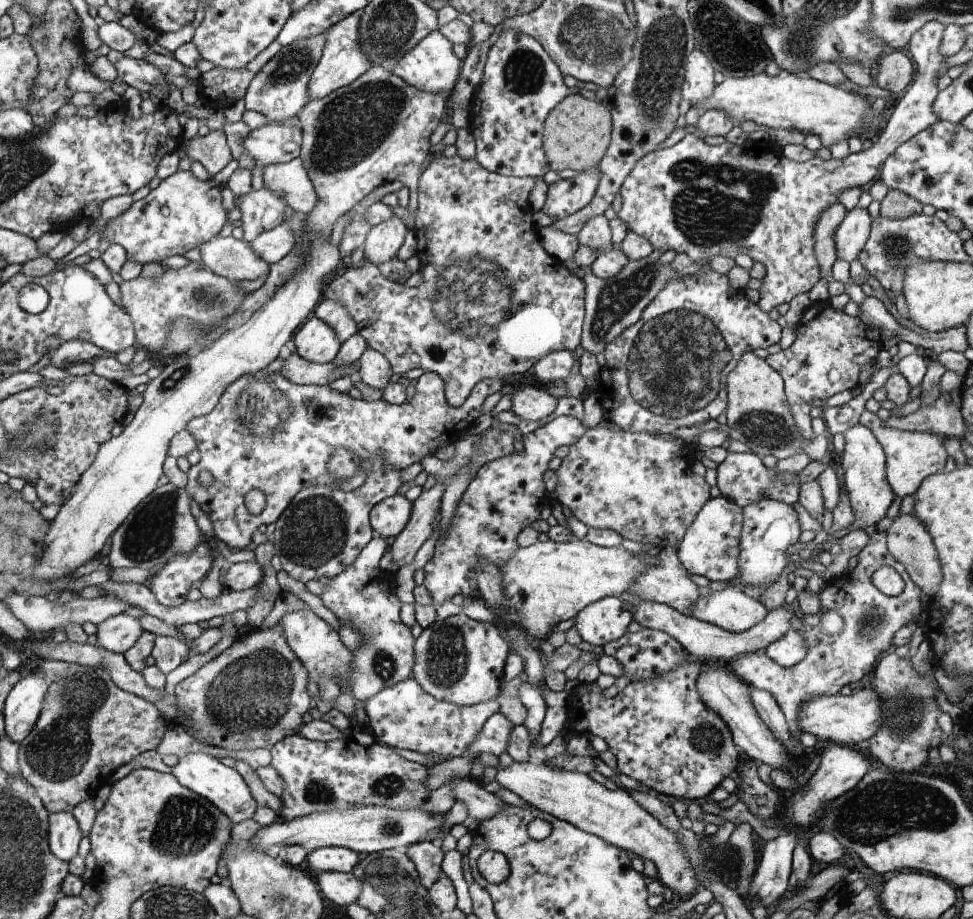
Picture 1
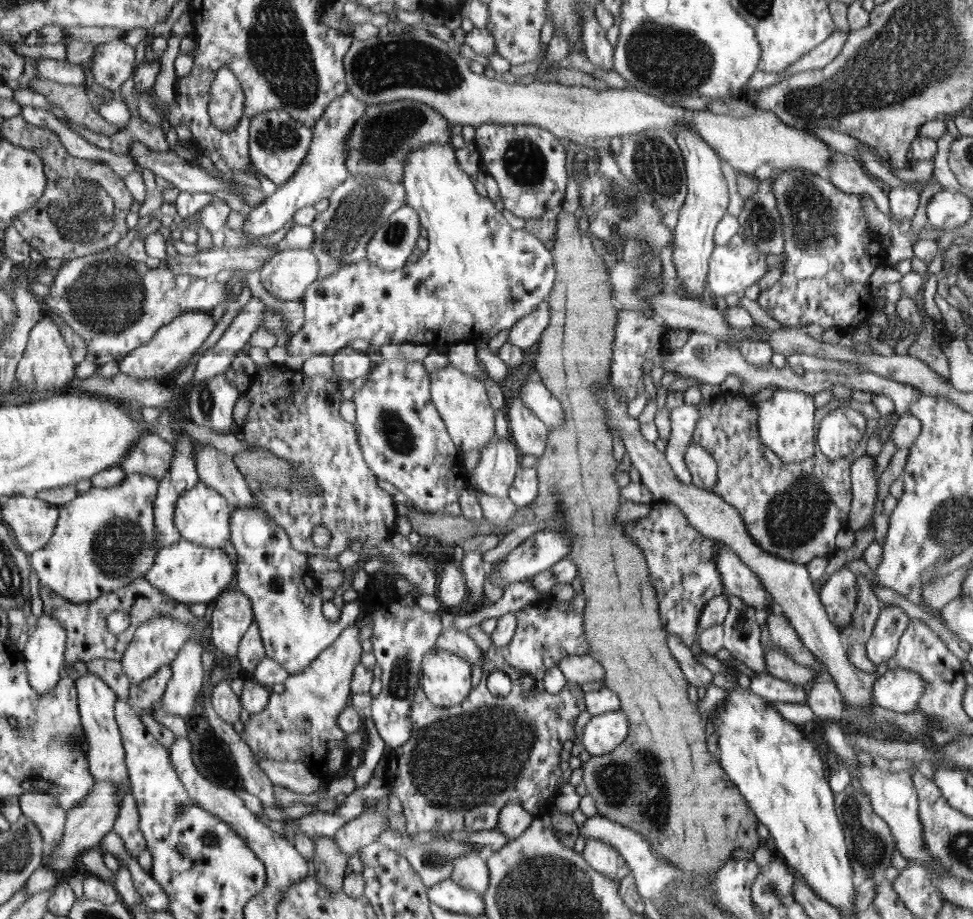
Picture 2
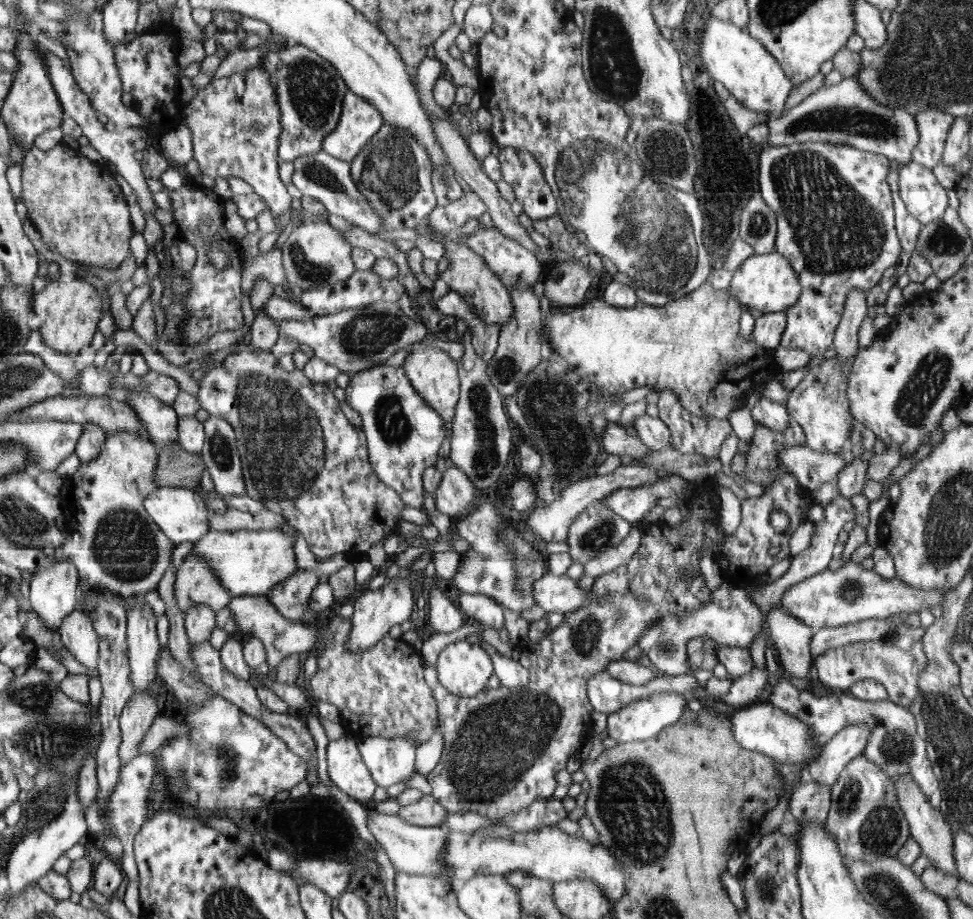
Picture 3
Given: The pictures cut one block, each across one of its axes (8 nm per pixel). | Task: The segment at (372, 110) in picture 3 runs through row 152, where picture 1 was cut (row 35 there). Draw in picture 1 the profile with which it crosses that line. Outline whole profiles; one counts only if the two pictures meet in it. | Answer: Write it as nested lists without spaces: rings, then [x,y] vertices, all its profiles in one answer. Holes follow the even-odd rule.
[[[356,14],[349,15],[337,22],[333,29],[327,32],[327,44],[323,57],[313,70],[312,80],[309,82],[309,100],[316,101],[328,97],[330,93],[338,90],[361,77],[372,65],[366,55],[362,52],[359,34],[361,17]]]

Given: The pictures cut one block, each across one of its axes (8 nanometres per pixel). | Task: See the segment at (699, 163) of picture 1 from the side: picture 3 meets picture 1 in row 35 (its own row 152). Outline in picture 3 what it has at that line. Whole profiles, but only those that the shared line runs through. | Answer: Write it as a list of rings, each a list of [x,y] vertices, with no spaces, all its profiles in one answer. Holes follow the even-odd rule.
[[[928,108],[925,111],[918,111],[915,119],[916,123],[918,123],[920,142],[916,144],[911,160],[932,169],[942,161],[948,131],[950,131],[950,127],[954,123],[955,116]]]

